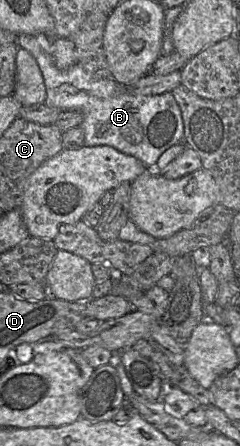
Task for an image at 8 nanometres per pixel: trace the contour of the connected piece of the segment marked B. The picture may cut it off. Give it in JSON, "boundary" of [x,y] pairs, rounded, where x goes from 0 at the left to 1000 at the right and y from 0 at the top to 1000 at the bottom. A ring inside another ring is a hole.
{"boundary":[[[192,76],[71,78],[79,108],[104,110],[150,135],[188,186],[196,217],[183,233],[254,249],[333,251],[346,260],[338,287],[354,300],[354,327],[458,327],[492,339],[579,357],[621,379],[642,381],[667,350],[708,330],[767,318],[767,274],[754,244],[713,206],[663,213],[571,213],[475,175],[417,175],[317,141],[279,157],[242,155],[213,123],[221,85]]]}

